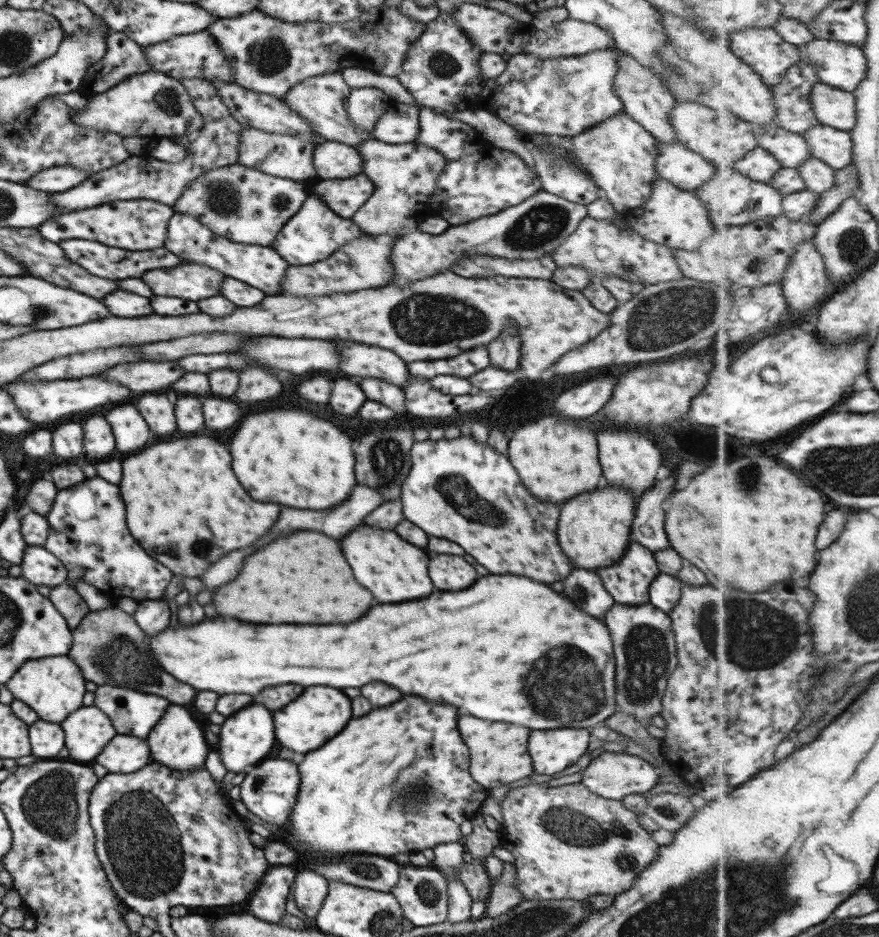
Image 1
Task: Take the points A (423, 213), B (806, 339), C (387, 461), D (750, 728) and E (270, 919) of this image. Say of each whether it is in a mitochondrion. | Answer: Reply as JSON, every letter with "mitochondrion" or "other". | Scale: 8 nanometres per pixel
{"A":"other","B":"other","C":"mitochondrion","D":"other","E":"other"}

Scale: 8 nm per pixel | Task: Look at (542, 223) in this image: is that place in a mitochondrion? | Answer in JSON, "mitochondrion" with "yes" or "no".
{"mitochondrion":"yes"}

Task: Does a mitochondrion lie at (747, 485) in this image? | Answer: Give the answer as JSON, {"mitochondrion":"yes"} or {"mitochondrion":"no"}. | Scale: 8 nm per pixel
{"mitochondrion":"yes"}

